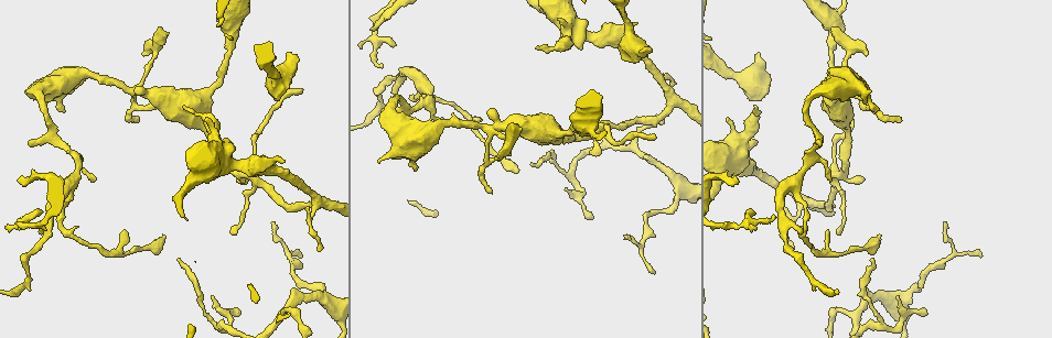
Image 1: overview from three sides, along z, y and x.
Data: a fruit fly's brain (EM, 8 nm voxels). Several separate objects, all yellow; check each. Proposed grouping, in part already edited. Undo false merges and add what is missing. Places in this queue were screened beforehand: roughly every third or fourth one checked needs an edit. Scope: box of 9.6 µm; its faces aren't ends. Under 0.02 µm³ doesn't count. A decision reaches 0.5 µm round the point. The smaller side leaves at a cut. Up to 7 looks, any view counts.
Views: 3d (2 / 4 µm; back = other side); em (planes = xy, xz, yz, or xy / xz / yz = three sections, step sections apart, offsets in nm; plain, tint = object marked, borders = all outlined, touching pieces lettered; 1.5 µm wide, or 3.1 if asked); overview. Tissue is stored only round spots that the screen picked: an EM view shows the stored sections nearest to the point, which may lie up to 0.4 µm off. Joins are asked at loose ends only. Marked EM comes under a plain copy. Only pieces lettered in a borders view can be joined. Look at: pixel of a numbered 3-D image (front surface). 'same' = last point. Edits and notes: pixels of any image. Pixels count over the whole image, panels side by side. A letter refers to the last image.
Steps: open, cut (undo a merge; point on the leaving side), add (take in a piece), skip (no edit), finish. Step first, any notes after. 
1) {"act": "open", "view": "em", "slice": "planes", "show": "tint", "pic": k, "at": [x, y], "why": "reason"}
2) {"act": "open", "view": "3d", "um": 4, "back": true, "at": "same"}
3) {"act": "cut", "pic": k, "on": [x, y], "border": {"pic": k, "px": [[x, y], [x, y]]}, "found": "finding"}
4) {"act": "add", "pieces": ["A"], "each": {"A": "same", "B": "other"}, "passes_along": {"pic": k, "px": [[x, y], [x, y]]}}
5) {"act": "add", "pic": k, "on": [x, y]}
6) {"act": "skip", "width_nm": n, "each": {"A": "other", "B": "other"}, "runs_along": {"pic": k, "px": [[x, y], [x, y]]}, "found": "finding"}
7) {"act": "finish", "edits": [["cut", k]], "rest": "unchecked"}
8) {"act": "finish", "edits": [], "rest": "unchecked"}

{"act": "open", "view": "3d", "um": 4, "pic": 1, "at": [164, 237], "why": "branch stops here"}

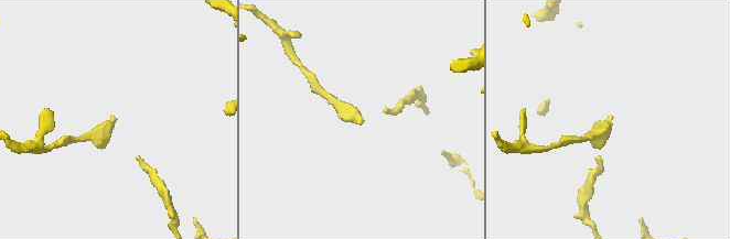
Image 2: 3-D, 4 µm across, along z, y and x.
{"act": "open", "view": "em", "slice": "planes", "show": "tint", "pic": 2, "at": [612, 118], "why": "need the tissue"}

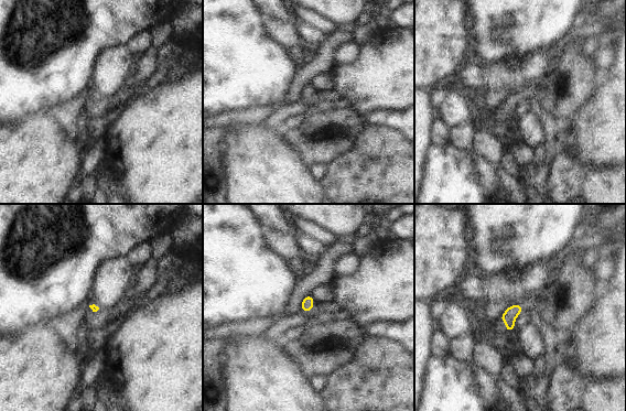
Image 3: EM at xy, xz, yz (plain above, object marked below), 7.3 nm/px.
{"act": "open", "view": "em", "slice": "planes", "show": "borders", "at": "same"}

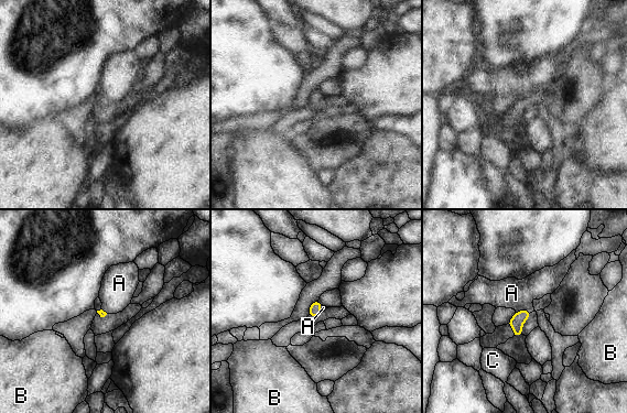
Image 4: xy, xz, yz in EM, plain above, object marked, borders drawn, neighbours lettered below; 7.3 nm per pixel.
{"act": "skip", "longest_contact_nm": ["A", 120], "each": {"A": "other", "B": "other", "C": "other"}, "border": {"pic": 4, "px": [[531, 312], [519, 310], [516, 313]]}, "found": "no lettered piece goes on from it"}

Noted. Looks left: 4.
{"act": "open", "view": "em", "slice": "xz", "step": 4, "show": "borders", "pic": 1, "at": [559, 19]}

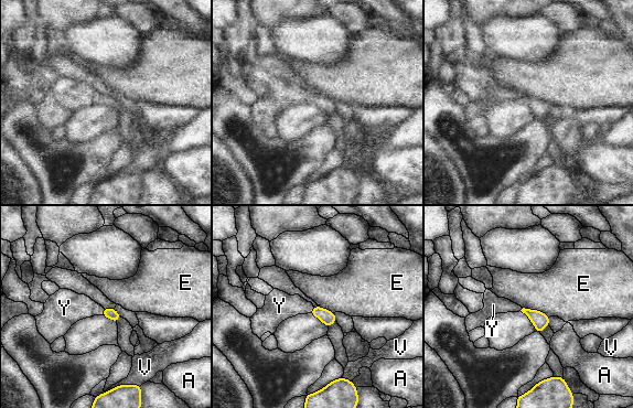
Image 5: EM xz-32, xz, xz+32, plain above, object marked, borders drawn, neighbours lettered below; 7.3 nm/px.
{"act": "open", "view": "em", "slice": "planes", "show": "borders", "at": "same", "why": "another direction"}

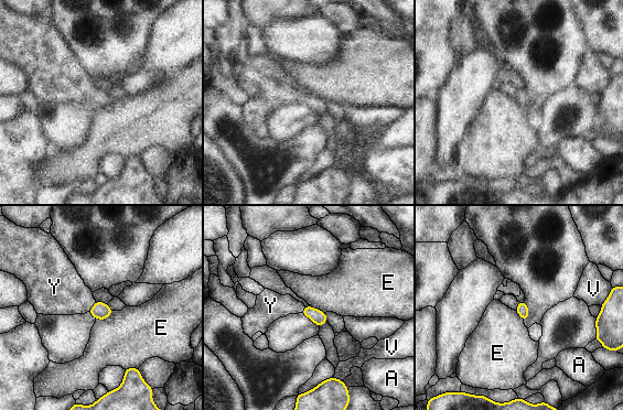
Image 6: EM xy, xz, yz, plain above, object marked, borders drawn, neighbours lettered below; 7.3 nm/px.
{"act": "add", "pieces": ["Y"], "each": {"A": "other", "E": "other", "V": "other", "Y": "same"}, "passes_along": {"pic": 6, "px": [[100, 311], [94, 305], [63, 292]]}, "found": "it goes on there"}

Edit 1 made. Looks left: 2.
{"act": "open", "view": "overview"}

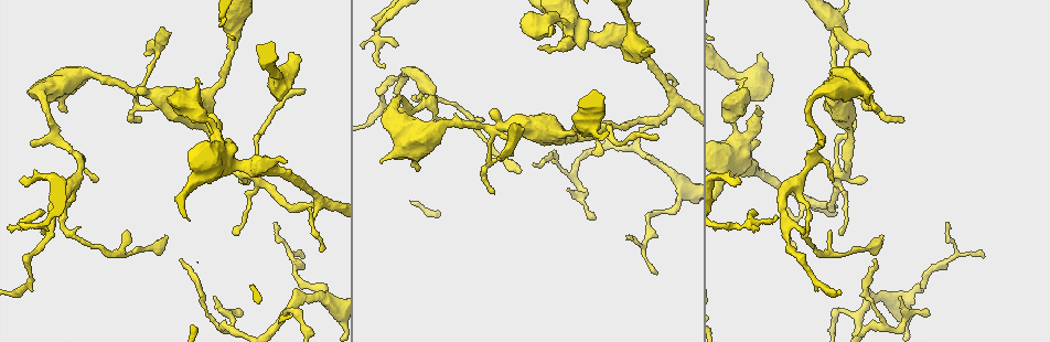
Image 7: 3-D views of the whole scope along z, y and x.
{"act": "open", "view": "em", "slice": "planes", "show": "borders", "pic": 7, "at": [299, 55], "why": "free end"}

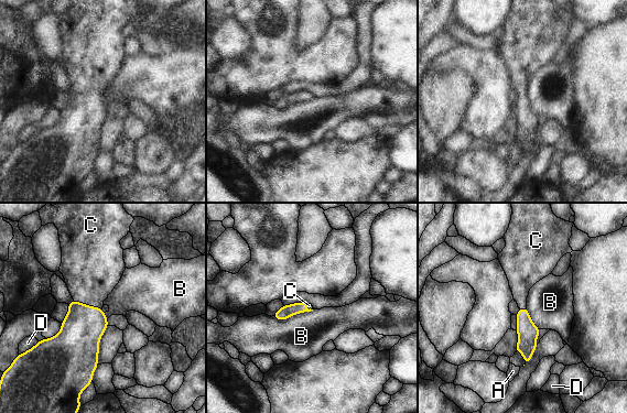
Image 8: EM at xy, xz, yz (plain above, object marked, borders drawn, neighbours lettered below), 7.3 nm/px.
{"act": "add", "pieces": ["C"], "longest_contact_nm": ["B", 300], "each": {"A": "other", "B": "other", "C": "same", "D": "other"}, "passes_along": {"pic": 8, "px": [[83, 327], [87, 305], [90, 271]]}, "found": "it goes on there"}

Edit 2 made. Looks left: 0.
{"act": "finish", "edits": [["add", 6], ["add", 8]], "rest": "unchecked"}

